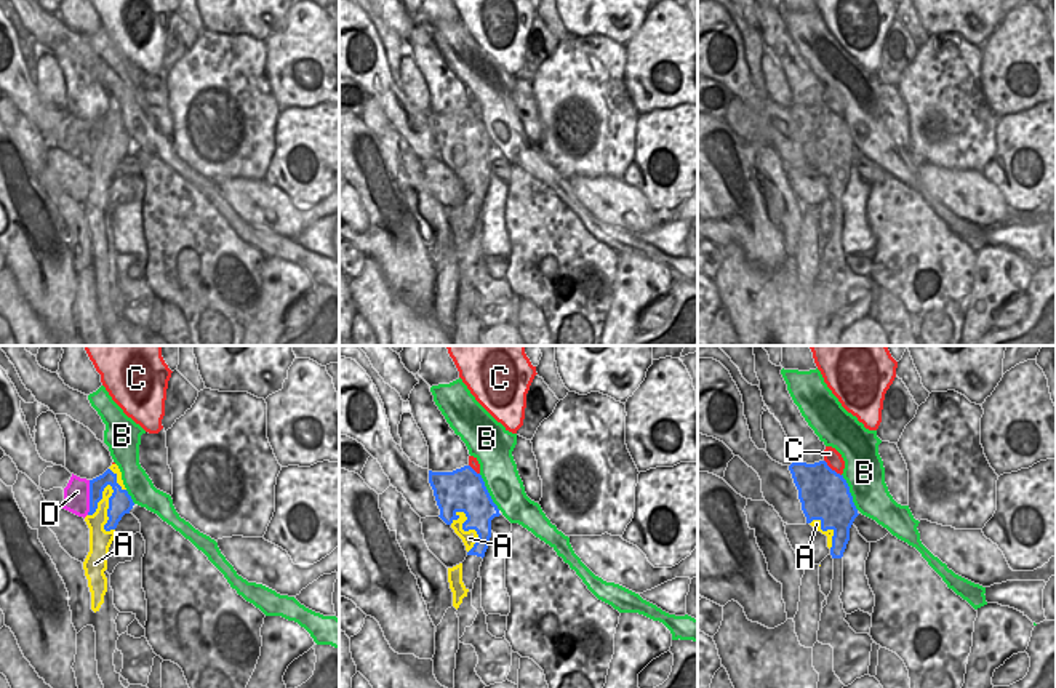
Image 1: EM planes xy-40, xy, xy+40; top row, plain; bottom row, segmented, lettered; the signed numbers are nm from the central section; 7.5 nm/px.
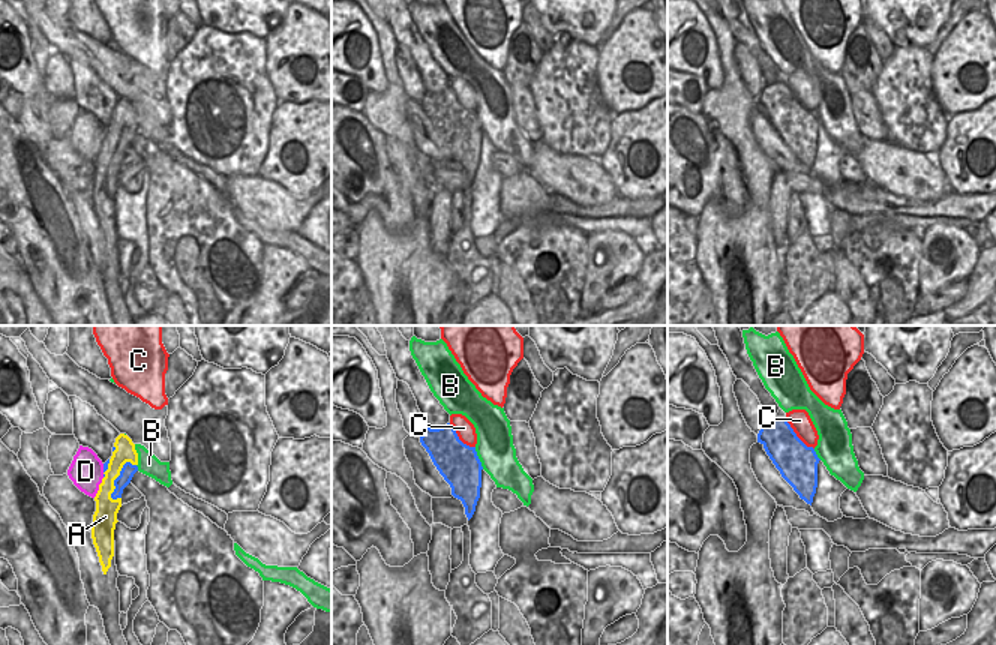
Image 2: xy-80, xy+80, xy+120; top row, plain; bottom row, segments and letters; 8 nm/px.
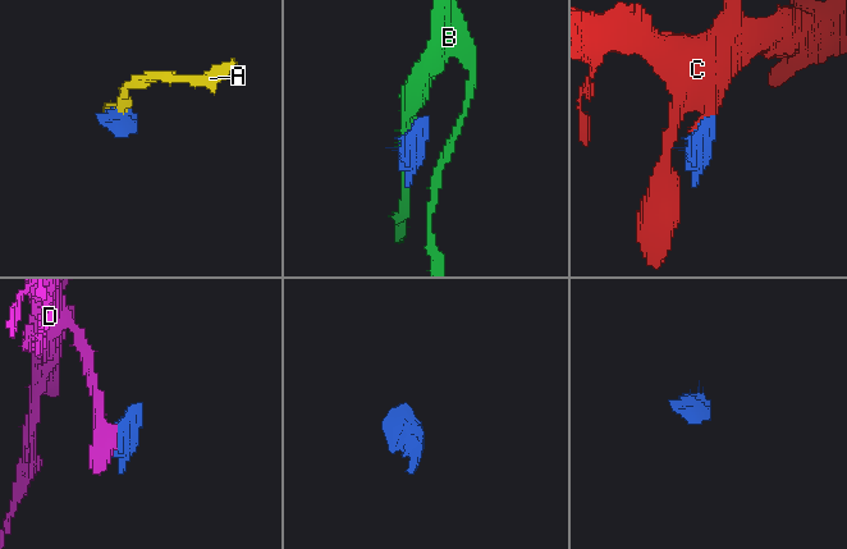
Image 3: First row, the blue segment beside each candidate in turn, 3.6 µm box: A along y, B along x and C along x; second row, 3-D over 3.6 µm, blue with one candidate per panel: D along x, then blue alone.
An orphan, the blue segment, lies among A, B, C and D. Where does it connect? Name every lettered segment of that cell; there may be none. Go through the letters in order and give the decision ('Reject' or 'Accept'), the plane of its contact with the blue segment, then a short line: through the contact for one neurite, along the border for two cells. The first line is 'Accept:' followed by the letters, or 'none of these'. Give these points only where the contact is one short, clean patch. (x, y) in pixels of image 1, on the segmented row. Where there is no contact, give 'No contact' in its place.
Accept: none of these
A: Reject. Touches blue in xy-40
B: Reject. Touches blue in xy. Line: xy (479, 474), (492, 501), (500, 509)
C: Reject. Touches blue in xy+40. Line: xy+40 (824, 460), (840, 476)
D: Reject. Touches blue in xy-40. Line: xy-40 (90, 480), (90, 511), (87, 514).

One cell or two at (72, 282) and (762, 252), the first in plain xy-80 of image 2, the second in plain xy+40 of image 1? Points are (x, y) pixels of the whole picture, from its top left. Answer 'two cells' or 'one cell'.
one cell

